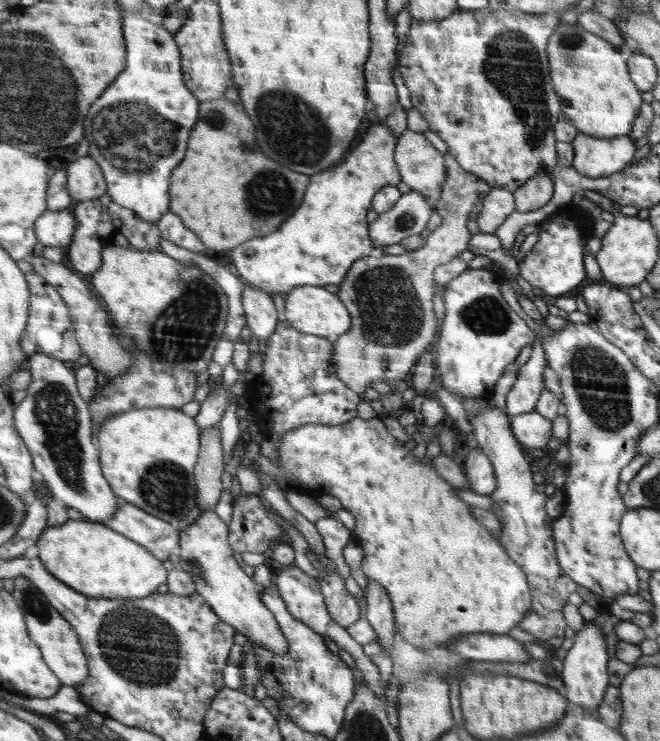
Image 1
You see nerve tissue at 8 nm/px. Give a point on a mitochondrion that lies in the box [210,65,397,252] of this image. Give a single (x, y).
(306, 139)

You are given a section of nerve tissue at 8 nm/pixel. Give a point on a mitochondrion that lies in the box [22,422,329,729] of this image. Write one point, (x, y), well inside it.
(137, 645)

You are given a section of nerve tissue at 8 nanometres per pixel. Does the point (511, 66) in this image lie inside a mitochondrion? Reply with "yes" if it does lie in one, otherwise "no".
yes

